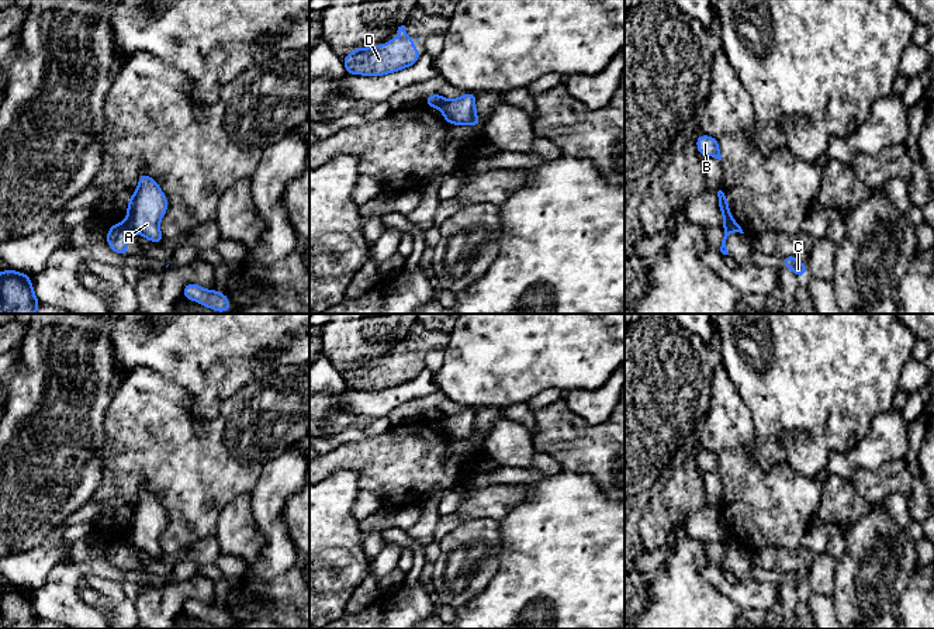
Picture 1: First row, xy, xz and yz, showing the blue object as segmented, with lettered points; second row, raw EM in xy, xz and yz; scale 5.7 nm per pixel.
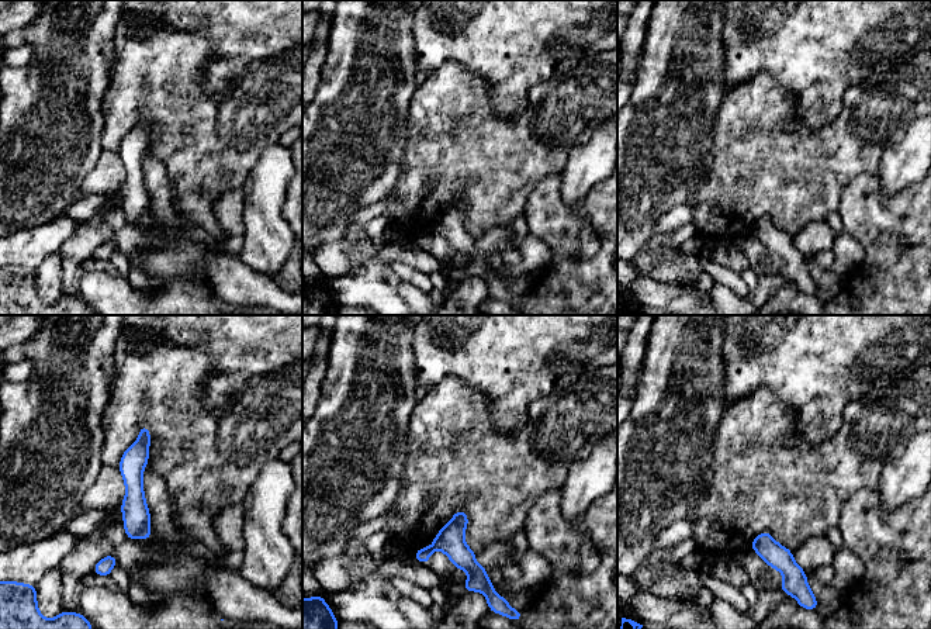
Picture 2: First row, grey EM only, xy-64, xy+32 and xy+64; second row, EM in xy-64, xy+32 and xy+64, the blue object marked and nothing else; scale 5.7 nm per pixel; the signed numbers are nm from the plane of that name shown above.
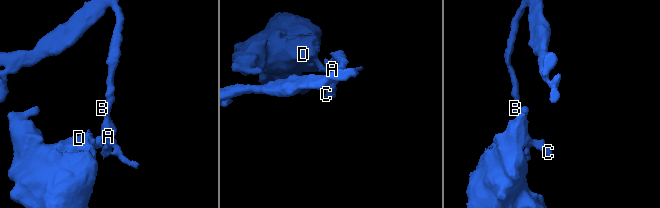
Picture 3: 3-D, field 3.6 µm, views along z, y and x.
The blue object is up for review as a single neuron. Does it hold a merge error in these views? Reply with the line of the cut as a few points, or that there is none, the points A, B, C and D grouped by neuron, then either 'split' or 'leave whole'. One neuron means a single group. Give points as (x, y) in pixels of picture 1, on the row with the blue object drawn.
xy (124, 223), (130, 231) | A B C / D | split

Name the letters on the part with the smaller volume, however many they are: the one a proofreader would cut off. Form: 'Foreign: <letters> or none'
Foreign: D

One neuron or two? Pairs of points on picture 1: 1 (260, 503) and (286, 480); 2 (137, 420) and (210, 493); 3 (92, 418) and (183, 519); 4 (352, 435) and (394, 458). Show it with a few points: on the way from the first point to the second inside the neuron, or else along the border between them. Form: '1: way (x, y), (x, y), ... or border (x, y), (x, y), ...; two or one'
1: way (266, 497), (280, 483); one
2: way (155, 438), (192, 474); one
3: border (111, 401), (104, 415), (101, 466); two
4: border (367, 438), (343, 442), (329, 452); two

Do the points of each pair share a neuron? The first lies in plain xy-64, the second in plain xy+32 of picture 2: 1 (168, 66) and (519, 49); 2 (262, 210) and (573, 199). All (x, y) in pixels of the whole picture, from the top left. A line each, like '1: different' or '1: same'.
1: different
2: same

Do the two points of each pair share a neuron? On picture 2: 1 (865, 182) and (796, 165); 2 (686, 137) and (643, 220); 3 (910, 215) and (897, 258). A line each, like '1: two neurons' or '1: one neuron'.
1: two neurons
2: one neuron
3: one neuron

